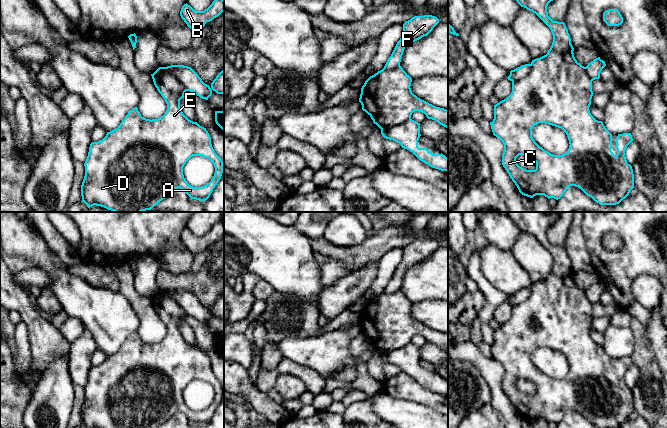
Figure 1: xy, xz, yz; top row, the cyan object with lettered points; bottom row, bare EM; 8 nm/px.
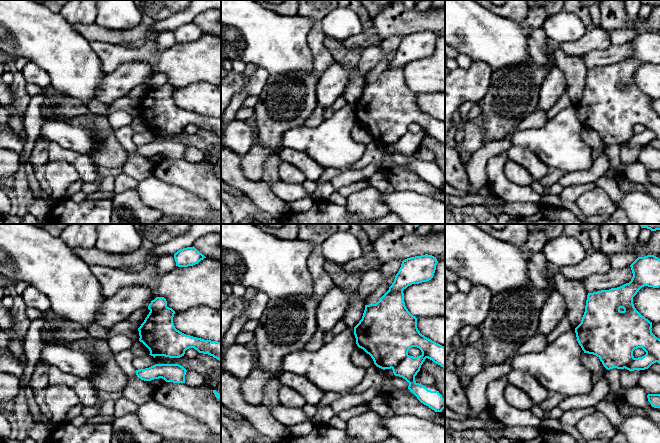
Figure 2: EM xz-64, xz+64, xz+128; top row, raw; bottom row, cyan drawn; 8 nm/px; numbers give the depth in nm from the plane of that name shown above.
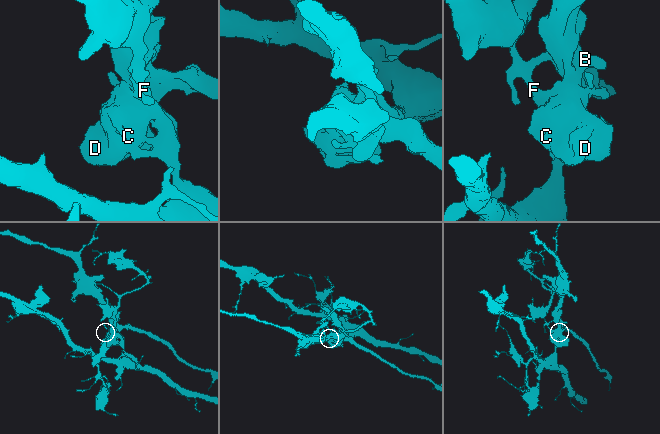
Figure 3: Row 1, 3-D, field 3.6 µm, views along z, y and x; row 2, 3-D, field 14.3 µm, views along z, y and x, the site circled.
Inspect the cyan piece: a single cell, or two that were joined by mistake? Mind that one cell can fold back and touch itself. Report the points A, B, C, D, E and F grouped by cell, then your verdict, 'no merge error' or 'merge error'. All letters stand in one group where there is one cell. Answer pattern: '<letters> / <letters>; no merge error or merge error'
A B C D E / F; merge error

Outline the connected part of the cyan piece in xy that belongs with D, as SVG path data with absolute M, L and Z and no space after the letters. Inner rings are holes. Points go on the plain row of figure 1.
M159 291L151 300L155 311L167 328L165 338L158 343L150 344L142 341L138 332L135 331L128 336L116 353L107 356L102 364L90 368L84 387L85 400L81 409L81 426L85 428L158 428L178 412L191 423L205 425L221 403L224 386L215 377L208 355L197 346L189 344L180 333L180 324L184 322L186 316L184 309L165 291ZM193 380L207 382L215 391L211 405L201 411L189 409L183 399L184 389Z

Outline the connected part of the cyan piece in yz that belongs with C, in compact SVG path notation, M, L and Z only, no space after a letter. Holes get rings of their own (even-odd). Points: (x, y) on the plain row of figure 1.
M509 212L508 216L517 227L535 237L551 254L553 266L547 278L532 284L531 292L526 301L512 306L512 316L504 324L494 329L494 343L490 346L493 359L504 368L502 389L517 410L519 416L527 421L544 419L548 423L560 423L570 410L580 412L587 420L599 428L619 428L634 412L634 398L627 387L625 374L633 365L631 357L618 358L616 362L617 379L611 375L612 358L605 352L602 345L596 344L589 331L593 320L592 303L586 293L574 281L574 272L564 246L553 245L547 236L548 228L559 218L561 212ZM539 347L546 347L561 352L569 364L569 373L562 379L553 379L540 371L532 361L532 353ZM519 379L531 381L536 386L535 394L520 391L516 382Z

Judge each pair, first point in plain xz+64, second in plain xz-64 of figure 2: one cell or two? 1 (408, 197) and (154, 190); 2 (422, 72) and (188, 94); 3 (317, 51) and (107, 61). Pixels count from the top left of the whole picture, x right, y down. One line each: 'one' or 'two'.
1: one
2: two
3: one

